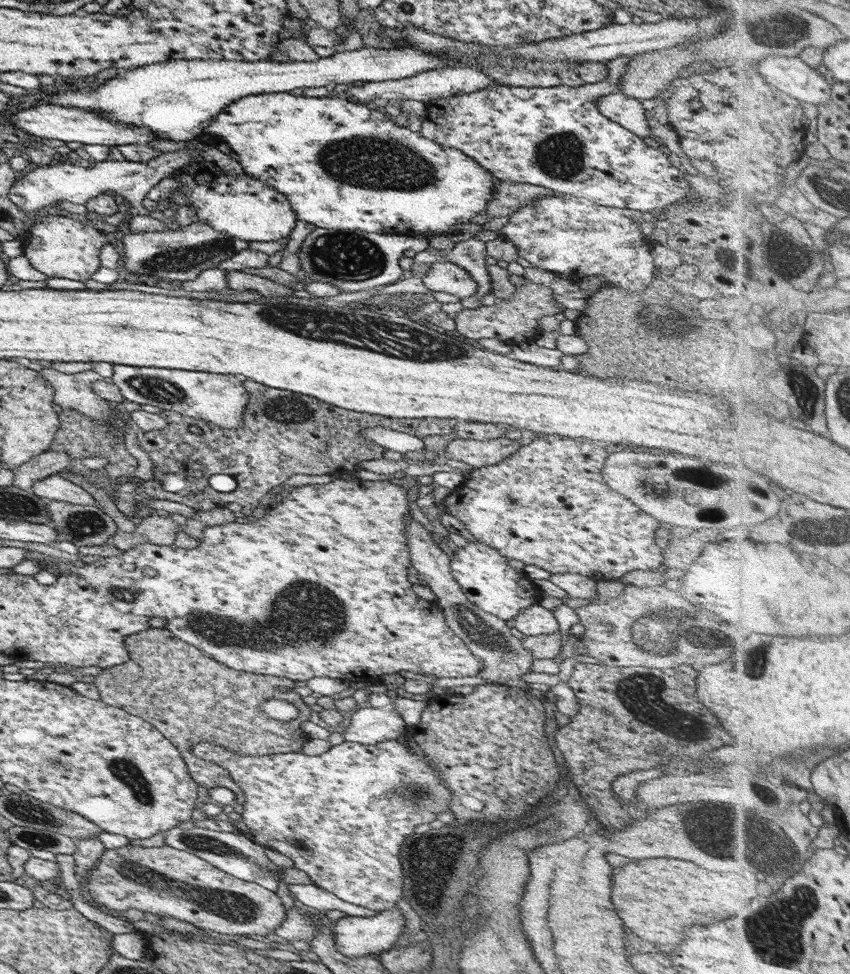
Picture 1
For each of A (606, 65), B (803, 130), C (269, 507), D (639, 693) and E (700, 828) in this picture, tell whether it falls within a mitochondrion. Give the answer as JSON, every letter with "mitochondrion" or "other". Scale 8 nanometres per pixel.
{"A":"other","B":"other","C":"other","D":"mitochondrion","E":"mitochondrion"}

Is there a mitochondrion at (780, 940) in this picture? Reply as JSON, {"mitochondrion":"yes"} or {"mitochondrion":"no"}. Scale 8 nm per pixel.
{"mitochondrion":"yes"}

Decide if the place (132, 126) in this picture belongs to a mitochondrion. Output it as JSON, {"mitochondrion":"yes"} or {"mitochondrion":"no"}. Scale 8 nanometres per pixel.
{"mitochondrion":"no"}

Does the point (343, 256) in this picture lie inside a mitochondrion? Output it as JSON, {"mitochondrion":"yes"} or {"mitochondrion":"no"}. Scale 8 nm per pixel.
{"mitochondrion":"yes"}

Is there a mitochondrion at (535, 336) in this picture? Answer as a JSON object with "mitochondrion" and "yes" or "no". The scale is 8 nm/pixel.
{"mitochondrion":"no"}

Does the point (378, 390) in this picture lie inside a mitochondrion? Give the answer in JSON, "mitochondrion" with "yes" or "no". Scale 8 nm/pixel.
{"mitochondrion":"no"}

